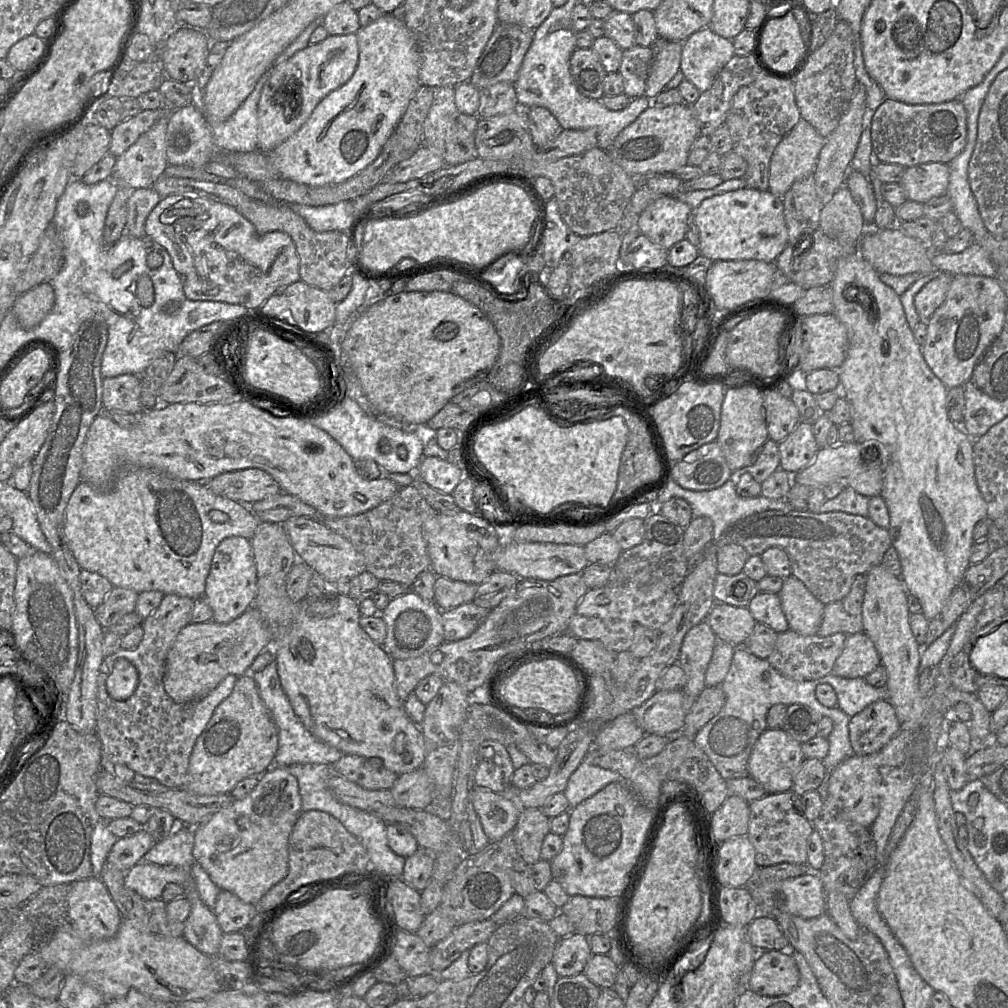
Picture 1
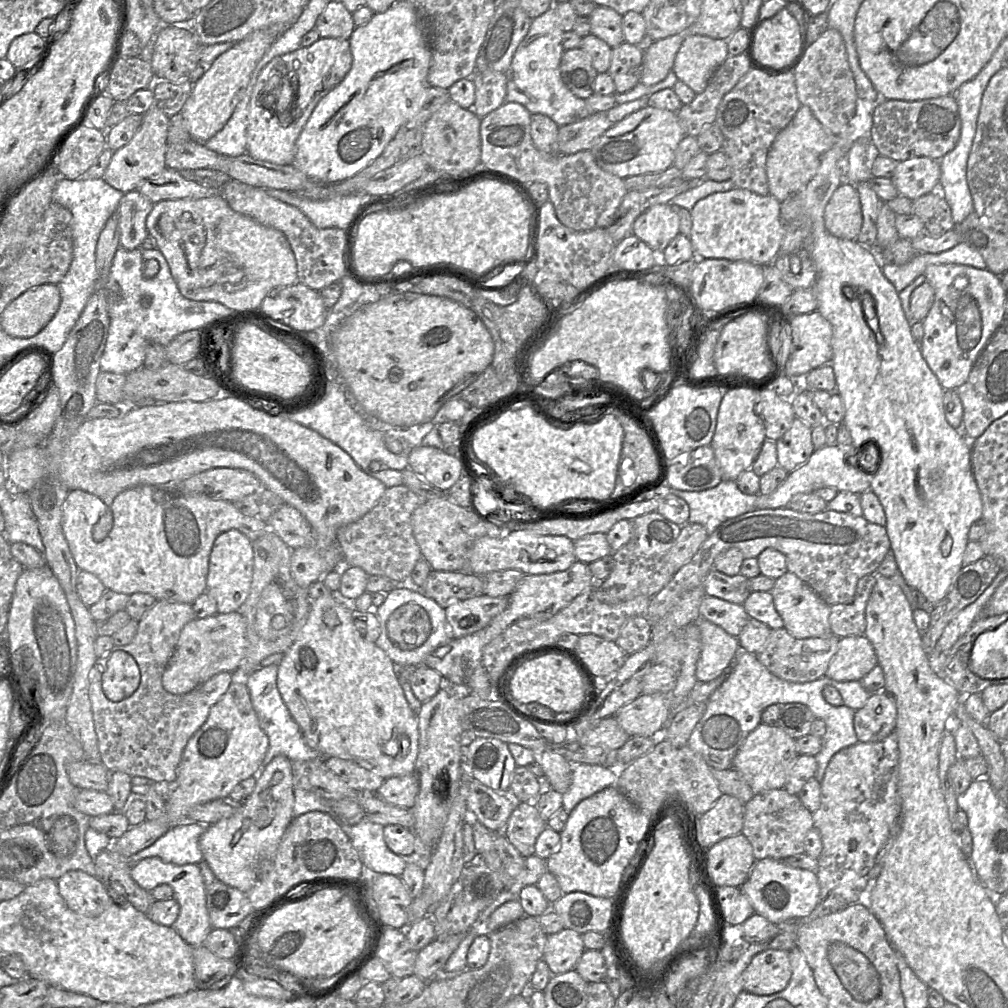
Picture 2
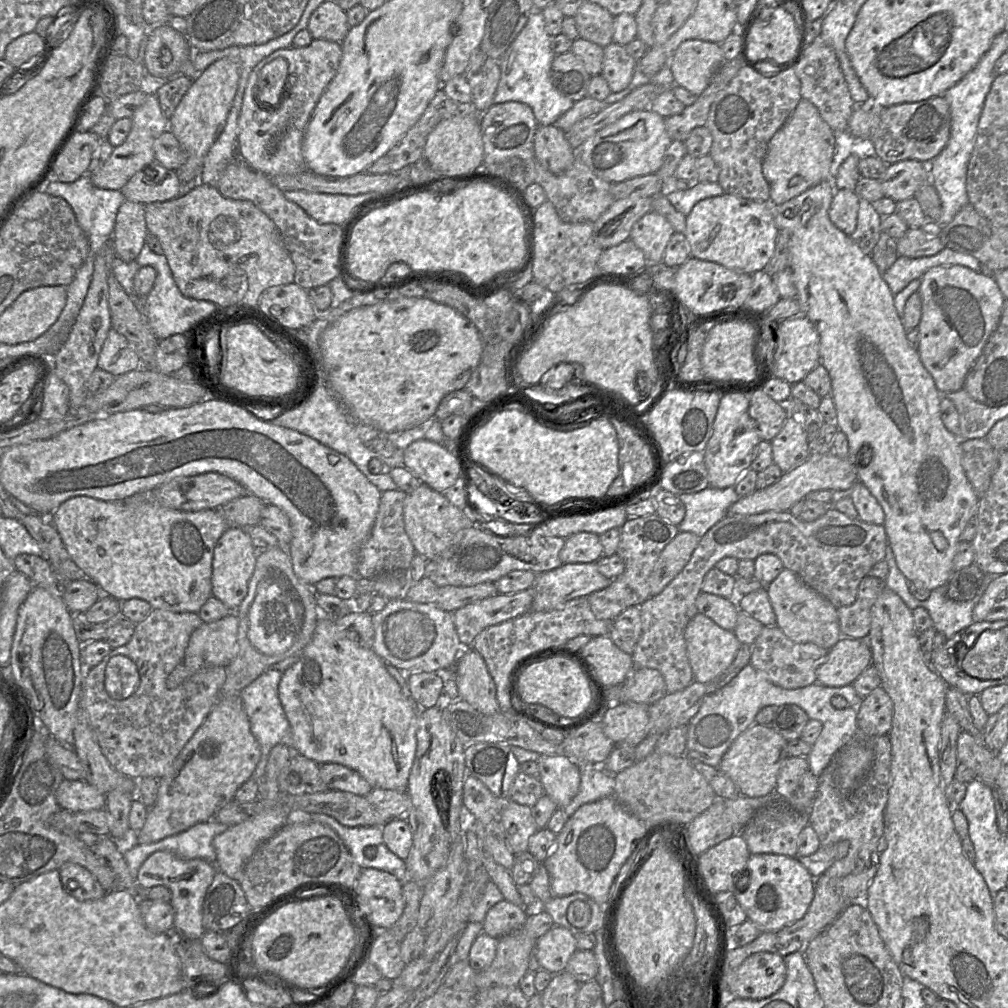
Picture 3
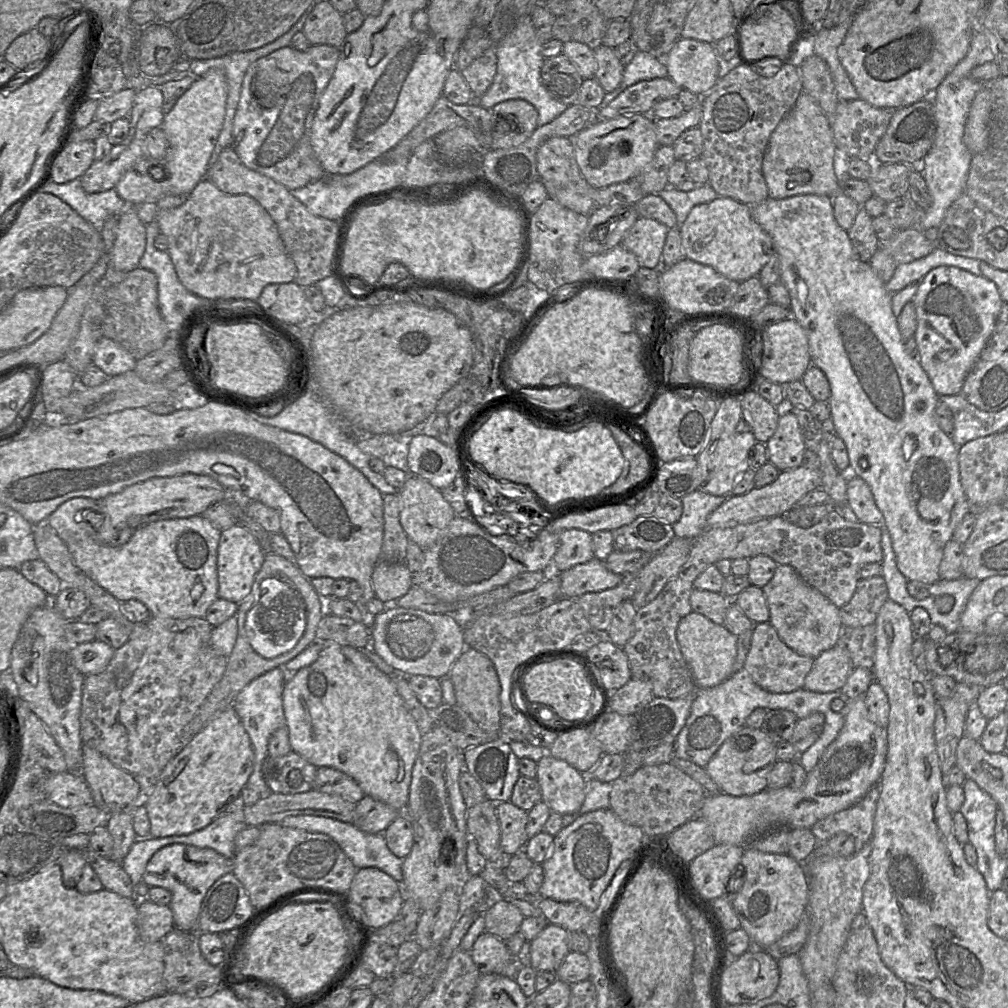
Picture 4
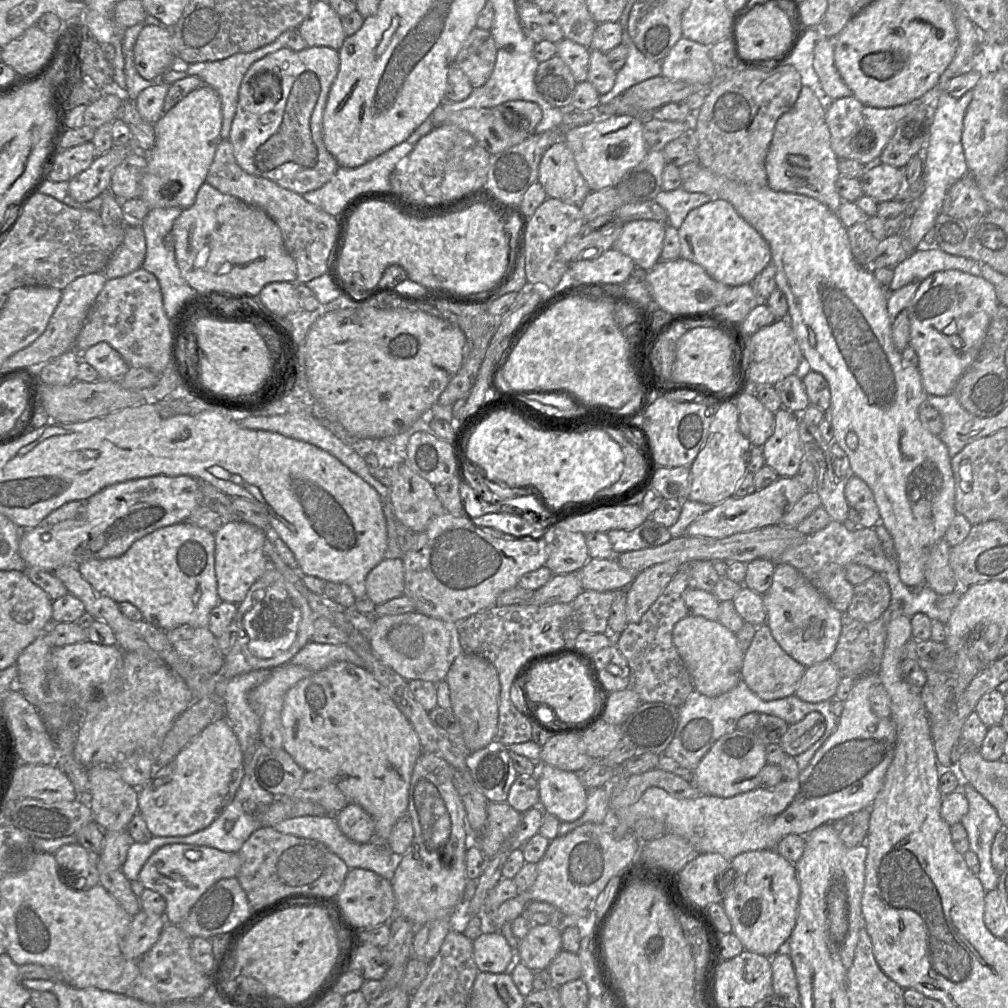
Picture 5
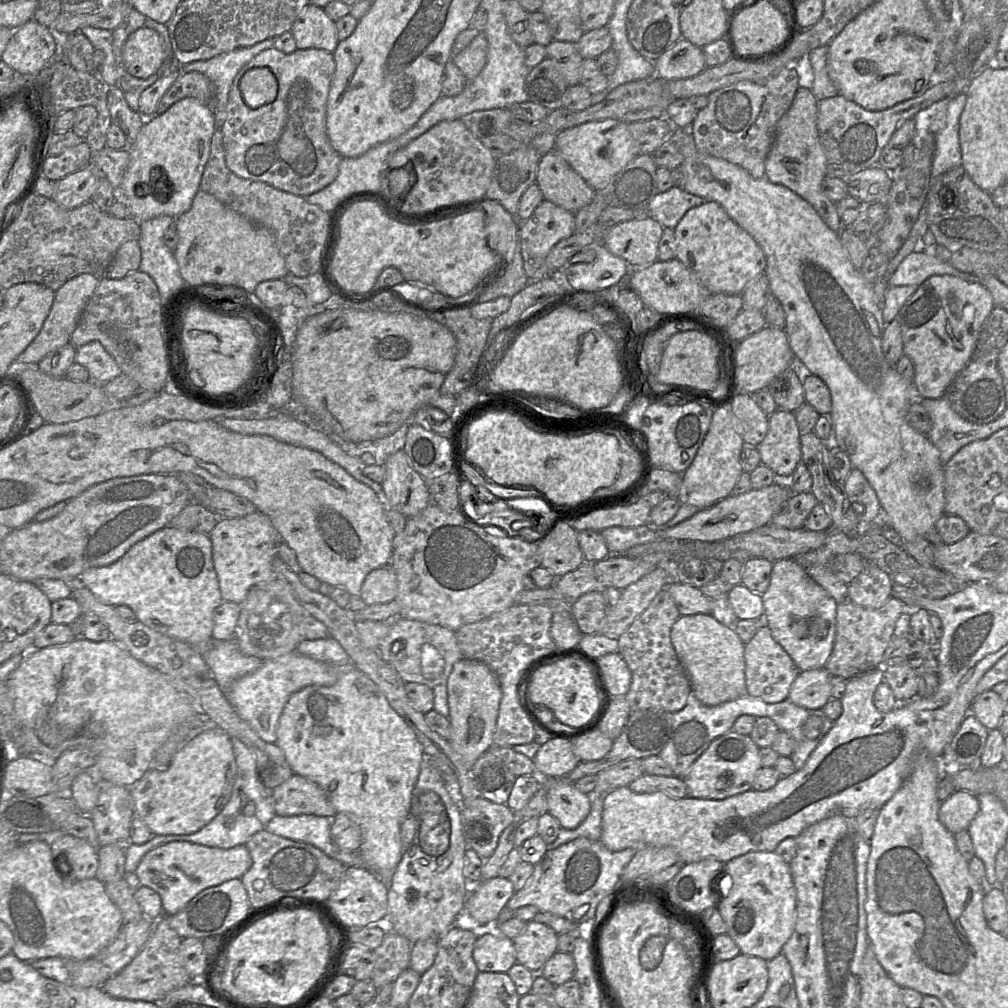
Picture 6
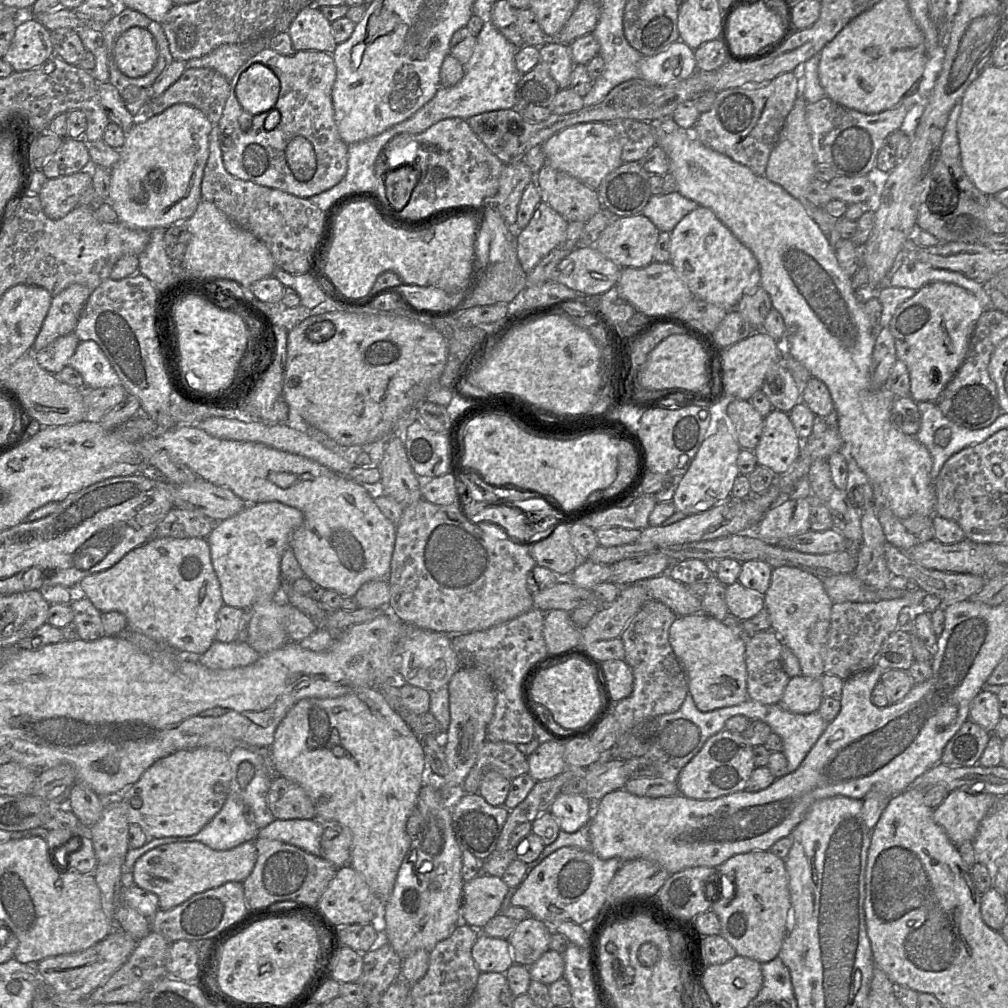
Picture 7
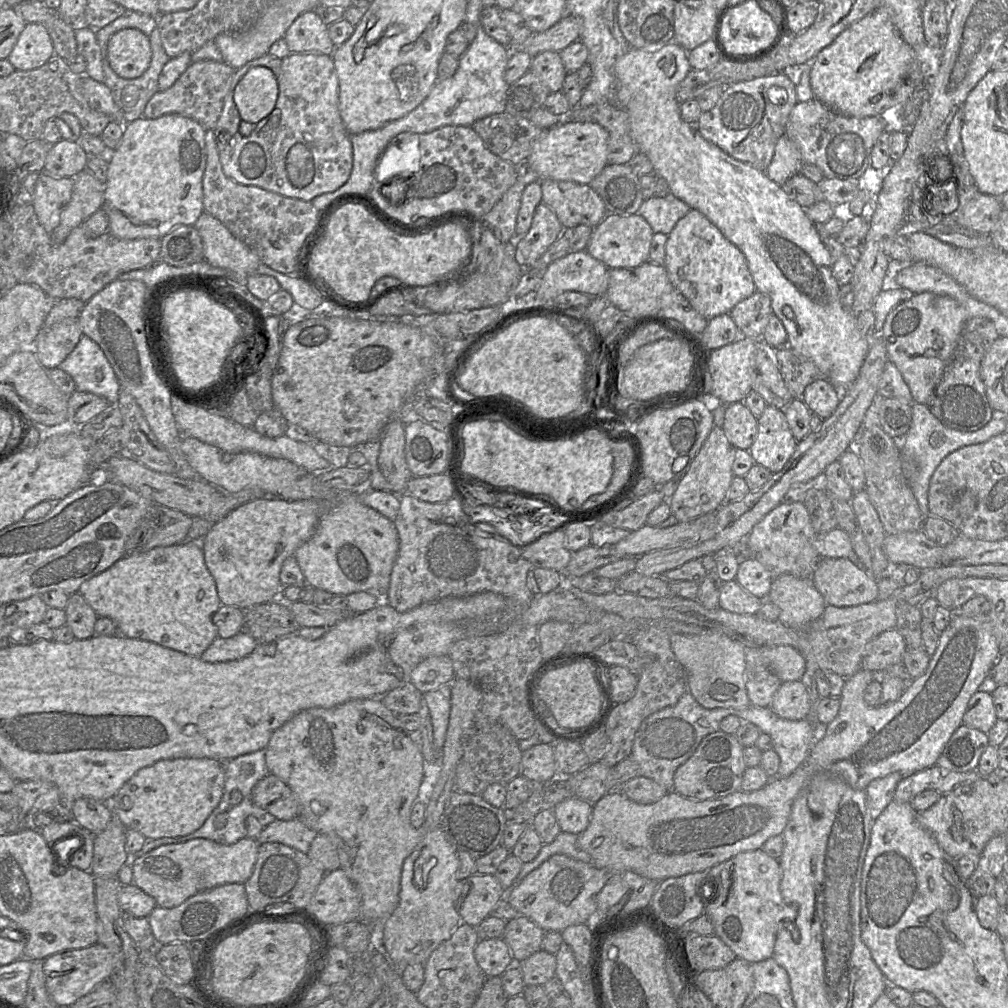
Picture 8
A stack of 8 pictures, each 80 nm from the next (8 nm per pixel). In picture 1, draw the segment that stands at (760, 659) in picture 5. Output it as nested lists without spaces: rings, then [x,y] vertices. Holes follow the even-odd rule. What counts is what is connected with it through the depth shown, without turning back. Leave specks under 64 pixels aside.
[[[789,629],[777,635],[775,646],[766,660],[787,678],[797,681],[815,680],[832,673],[847,637],[848,635],[844,633],[830,636],[801,635]]]

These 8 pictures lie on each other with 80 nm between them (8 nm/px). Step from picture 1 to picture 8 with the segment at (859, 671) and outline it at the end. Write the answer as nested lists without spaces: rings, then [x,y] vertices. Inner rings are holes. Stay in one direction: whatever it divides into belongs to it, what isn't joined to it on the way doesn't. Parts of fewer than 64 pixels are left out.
[[[801,680],[782,682],[774,694],[770,708],[787,720],[807,718],[811,706],[807,690]]]

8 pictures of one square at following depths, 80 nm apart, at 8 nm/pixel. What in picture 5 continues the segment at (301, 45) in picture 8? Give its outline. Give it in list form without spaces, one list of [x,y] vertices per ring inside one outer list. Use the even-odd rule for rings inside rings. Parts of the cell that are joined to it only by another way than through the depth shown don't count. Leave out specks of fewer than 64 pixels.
[[[316,1],[297,31],[308,47],[330,47],[339,50],[346,38],[341,17],[328,2]]]

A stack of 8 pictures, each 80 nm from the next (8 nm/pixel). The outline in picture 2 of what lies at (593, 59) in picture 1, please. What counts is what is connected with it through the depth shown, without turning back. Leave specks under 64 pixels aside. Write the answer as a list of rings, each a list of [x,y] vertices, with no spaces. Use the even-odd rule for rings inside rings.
[[[574,48],[564,51],[559,70],[564,84],[575,96],[586,100],[594,94],[594,81],[598,72],[584,50]]]

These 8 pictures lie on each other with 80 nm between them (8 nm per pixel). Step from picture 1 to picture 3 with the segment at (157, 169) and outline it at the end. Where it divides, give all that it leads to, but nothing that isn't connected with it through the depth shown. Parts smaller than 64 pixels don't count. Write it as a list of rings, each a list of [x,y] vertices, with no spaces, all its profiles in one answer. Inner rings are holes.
[[[148,94],[131,119],[132,129],[126,141],[114,148],[109,159],[98,171],[89,175],[92,183],[98,188],[120,191],[135,173],[148,168],[156,161],[154,142],[169,129],[169,119],[162,111],[157,95]]]

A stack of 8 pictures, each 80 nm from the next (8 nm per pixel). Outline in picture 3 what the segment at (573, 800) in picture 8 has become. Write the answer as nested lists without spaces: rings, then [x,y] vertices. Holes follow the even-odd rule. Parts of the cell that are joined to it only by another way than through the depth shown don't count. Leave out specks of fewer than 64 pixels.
[[[540,755],[537,760],[544,793],[559,809],[570,804],[580,787],[580,768],[565,755]]]

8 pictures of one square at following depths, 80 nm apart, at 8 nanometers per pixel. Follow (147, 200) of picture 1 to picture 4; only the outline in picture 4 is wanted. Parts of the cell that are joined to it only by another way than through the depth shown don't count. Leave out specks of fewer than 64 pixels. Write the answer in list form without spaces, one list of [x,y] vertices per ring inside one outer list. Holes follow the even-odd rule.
[[[128,205],[119,216],[117,236],[110,252],[110,266],[122,272],[139,267],[146,249],[146,225],[133,206]]]

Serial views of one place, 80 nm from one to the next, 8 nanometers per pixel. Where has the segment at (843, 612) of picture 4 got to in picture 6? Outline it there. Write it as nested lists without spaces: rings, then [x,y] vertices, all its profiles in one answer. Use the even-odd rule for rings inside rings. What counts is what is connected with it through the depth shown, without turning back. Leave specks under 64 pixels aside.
[[[866,561],[861,573],[848,586],[848,600],[865,608],[878,609],[891,598],[892,585],[893,577]]]

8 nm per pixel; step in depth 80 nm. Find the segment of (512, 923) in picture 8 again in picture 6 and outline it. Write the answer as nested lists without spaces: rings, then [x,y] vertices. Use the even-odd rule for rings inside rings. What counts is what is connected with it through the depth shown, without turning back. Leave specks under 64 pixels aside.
[[[531,920],[526,929],[513,939],[516,960],[532,972],[539,972],[558,951],[558,934],[547,924]]]

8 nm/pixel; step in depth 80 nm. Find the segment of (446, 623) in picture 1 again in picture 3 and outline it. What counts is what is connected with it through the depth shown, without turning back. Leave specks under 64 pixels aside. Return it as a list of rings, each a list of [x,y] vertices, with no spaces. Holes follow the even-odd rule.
[[[531,587],[514,594],[488,597],[454,611],[454,625],[463,647],[471,648],[474,638],[487,627],[528,613],[534,596]]]

